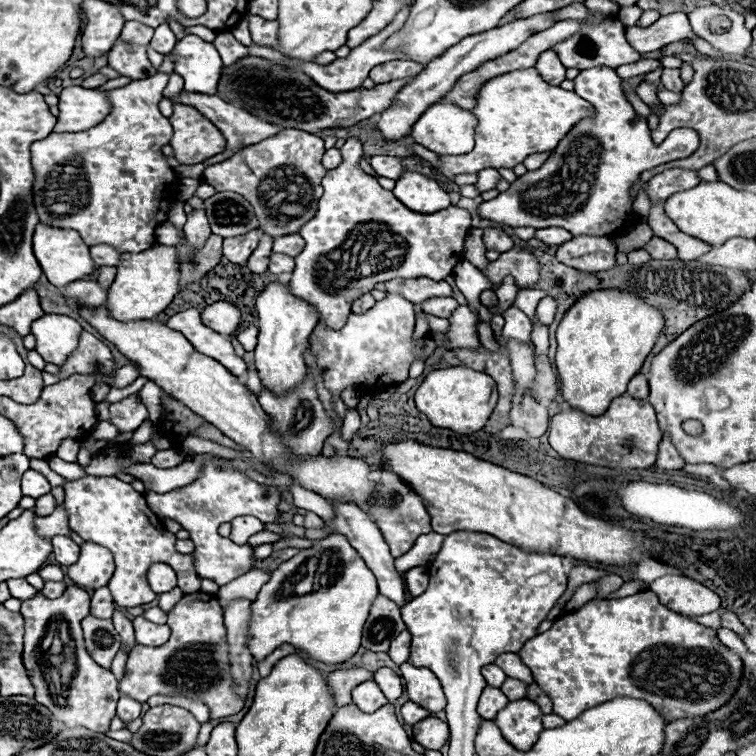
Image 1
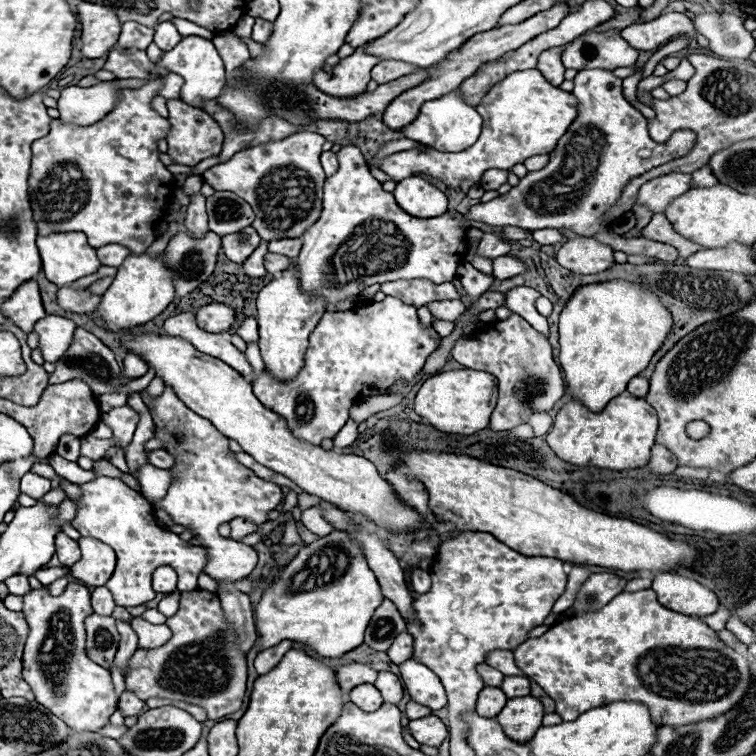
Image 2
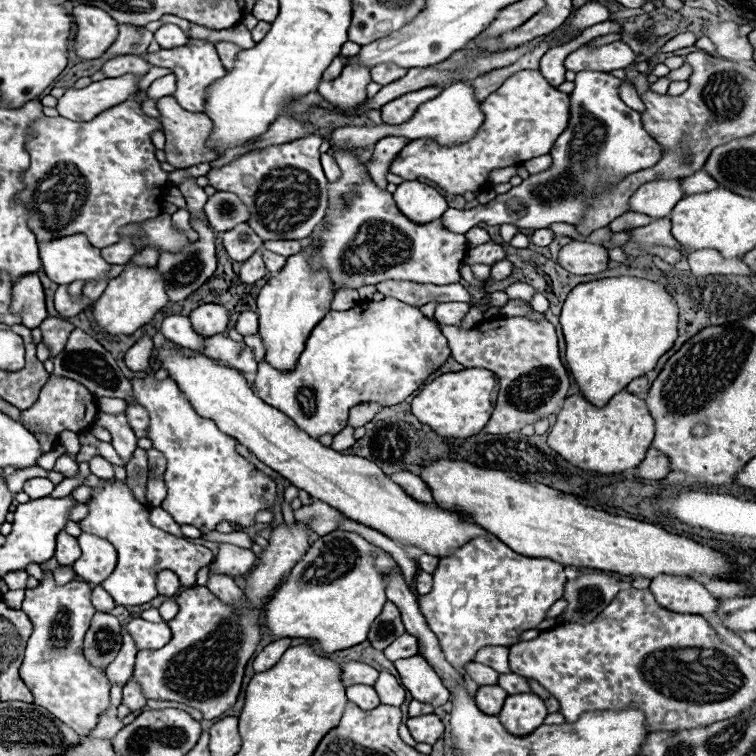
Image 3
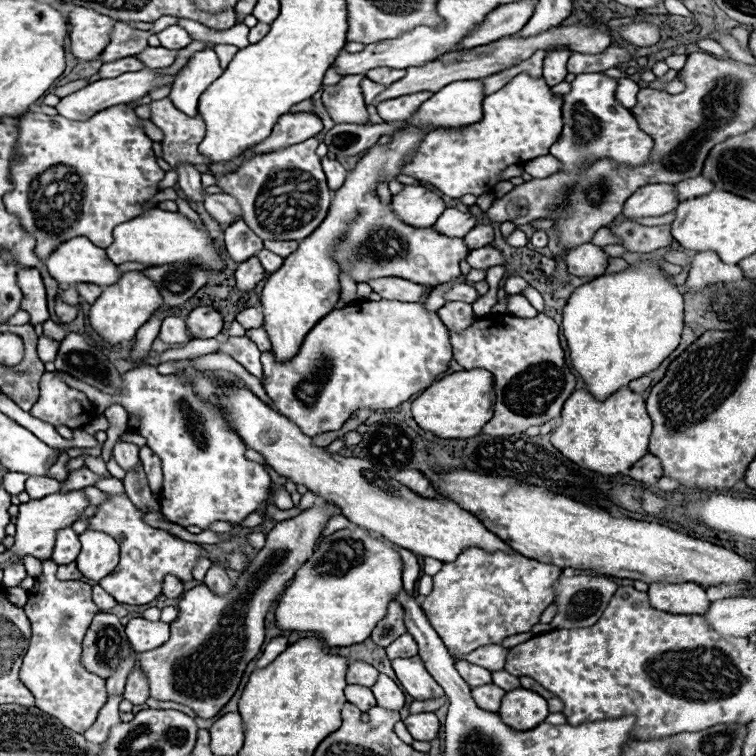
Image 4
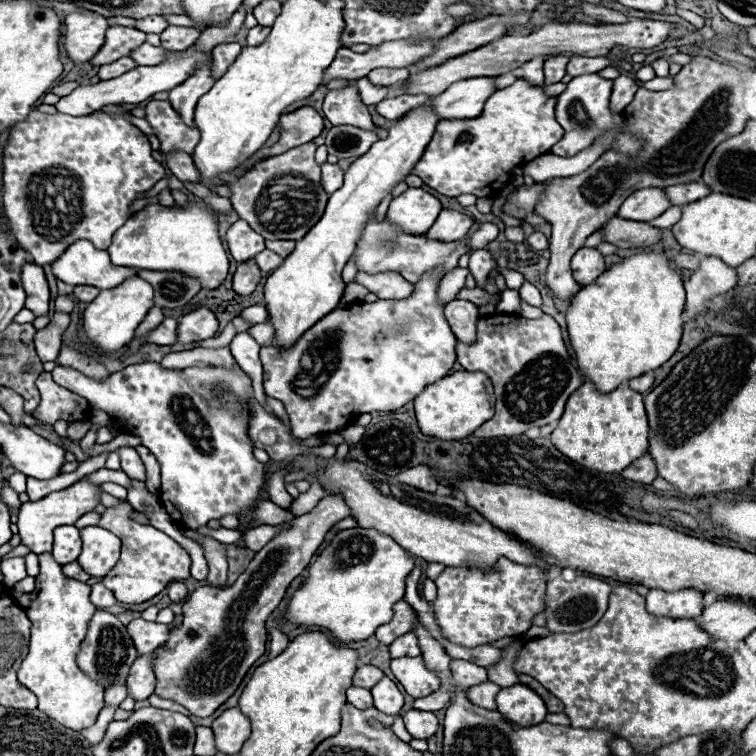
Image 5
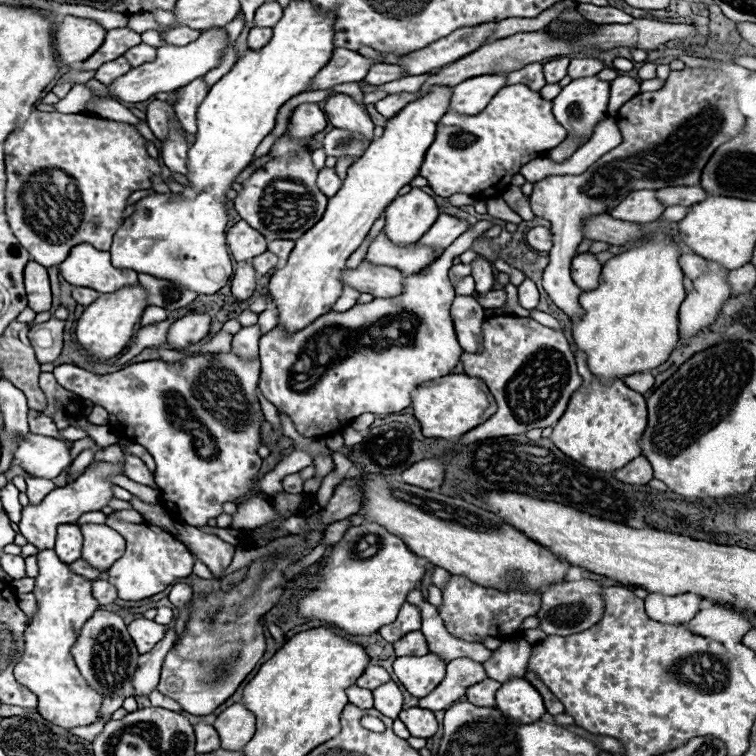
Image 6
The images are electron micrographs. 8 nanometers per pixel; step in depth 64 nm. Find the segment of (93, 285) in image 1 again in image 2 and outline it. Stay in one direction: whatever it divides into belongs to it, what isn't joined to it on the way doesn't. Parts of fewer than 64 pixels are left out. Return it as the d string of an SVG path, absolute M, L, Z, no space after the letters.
M64 286L58 290L58 304L68 312L94 312L100 306L102 296L90 292L90 288Z

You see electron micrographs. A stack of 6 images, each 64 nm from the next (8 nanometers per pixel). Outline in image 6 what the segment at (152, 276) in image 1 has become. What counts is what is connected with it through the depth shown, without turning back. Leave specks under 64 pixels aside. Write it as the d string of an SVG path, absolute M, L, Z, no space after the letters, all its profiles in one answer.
M142 284L124 286L124 288L110 292L110 294L100 294L100 298L96 298L96 302L92 302L84 310L80 320L76 322L78 344L82 348L86 348L90 354L98 356L100 360L108 360L108 358L120 354L126 348L126 344L130 342L134 324L140 320L144 308L148 306L146 298L148 298L148 292Z

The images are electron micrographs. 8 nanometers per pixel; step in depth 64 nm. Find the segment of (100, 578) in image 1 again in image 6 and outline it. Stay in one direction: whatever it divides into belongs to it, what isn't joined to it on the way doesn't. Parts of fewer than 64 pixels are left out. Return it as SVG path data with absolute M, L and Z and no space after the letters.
M84 524L80 528L84 534L82 560L86 560L92 568L104 572L124 554L126 542L116 530L104 524Z

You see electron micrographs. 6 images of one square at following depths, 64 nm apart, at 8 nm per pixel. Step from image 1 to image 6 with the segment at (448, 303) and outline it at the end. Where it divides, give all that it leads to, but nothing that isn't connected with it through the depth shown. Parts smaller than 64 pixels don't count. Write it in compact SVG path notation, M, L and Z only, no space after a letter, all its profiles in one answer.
M456 296L452 302L452 308L450 308L450 316L452 316L460 346L466 352L480 350L480 344L482 344L480 328L486 318L484 308L470 296Z

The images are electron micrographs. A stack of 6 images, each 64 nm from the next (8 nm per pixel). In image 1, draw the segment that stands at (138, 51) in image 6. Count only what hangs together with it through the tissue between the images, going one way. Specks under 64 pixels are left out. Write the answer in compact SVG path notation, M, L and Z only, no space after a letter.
M190 34L176 44L174 52L174 72L184 78L184 90L214 94L222 70L222 60L214 44Z

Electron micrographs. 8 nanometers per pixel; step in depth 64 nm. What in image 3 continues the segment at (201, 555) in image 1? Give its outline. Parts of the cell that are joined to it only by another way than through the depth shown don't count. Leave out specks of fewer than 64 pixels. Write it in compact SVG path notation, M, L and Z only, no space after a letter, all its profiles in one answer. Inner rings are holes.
M142 376L132 380L132 388L136 400L150 414L148 438L168 460L164 472L168 496L164 498L162 508L172 514L178 524L192 524L202 534L214 532L220 522L240 522L240 526L249 527L255 524L255 516L260 510L268 510L276 504L276 482L236 452L234 446L238 442L234 438L222 434L212 420L198 416L176 382L166 378L156 384L154 376ZM218 542L218 554L210 564L210 572L242 578L257 564L257 556L248 548Z

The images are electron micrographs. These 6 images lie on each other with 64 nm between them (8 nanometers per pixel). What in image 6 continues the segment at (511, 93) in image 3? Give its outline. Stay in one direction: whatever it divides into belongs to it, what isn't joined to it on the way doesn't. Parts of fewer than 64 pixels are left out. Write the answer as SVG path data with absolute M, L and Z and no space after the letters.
M526 84L506 86L476 116L442 116L436 138L420 166L420 176L444 198L458 192L476 198L496 198L508 188L512 176L524 164L540 158L542 152L552 150L564 138L566 130L554 120L550 100L544 100L540 92L532 92Z

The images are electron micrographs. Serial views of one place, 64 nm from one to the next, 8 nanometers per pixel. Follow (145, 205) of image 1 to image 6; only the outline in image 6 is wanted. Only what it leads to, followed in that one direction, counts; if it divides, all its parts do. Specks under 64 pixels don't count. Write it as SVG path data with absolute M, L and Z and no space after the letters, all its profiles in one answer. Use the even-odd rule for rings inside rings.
M34 110L30 114L30 118L22 124L22 128L16 128L6 140L6 216L8 216L10 228L14 230L14 236L18 238L22 248L26 248L32 254L34 262L38 262L38 264L42 264L46 268L58 266L68 256L70 248L76 246L76 244L82 244L82 242L88 242L98 250L108 250L108 246L112 244L112 234L124 222L122 212L126 208L128 196L132 192L136 192L136 190L148 190L152 186L152 176L160 176L160 166L158 166L158 162L154 158L148 156L146 138L140 136L140 132L132 124L108 120L108 118L102 118L102 116L90 116L90 114L60 114L60 112ZM52 170L60 170L58 174L66 174L66 176L60 176L60 182L56 182L58 178L54 178L54 182L52 182L52 178L50 178Z

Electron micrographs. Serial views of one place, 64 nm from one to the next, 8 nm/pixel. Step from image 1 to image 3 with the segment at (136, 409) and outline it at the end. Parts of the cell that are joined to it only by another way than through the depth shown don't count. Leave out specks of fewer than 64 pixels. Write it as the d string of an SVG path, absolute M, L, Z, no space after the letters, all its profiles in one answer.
M100 412L100 420L96 420L96 426L108 428L112 435L111 444L126 465L132 452L134 452L134 448L136 448L136 436L128 424L126 412L122 412L122 414Z

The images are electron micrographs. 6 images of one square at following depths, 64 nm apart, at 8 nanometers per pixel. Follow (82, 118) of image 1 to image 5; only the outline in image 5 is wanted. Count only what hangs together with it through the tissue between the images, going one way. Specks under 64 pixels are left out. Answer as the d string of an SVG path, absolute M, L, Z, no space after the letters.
M188 50L184 56L178 56L178 52L168 52L166 62L162 62L158 66L138 66L138 68L134 68L134 70L130 70L118 78L100 80L98 84L78 86L74 92L60 98L60 102L56 104L56 110L60 114L68 114L68 116L88 116L88 114L98 112L110 104L138 104L156 92L172 90L172 86L178 86L180 82L184 82L184 78L188 78L188 74L194 74L196 66L206 62L206 60L208 60L206 52Z

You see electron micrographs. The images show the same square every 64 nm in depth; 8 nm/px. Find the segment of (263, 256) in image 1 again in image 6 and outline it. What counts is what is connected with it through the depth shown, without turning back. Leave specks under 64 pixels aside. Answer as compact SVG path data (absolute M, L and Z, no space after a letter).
M250 262L236 268L232 276L232 296L236 300L248 300L256 288L256 270Z

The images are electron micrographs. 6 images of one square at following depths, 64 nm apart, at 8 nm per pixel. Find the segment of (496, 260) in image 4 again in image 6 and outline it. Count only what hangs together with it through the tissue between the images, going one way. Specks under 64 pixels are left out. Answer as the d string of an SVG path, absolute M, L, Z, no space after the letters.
M478 254L472 260L472 276L476 280L476 292L478 294L486 294L492 290L494 284L494 274L492 274L492 262L488 258L484 258L482 254Z

